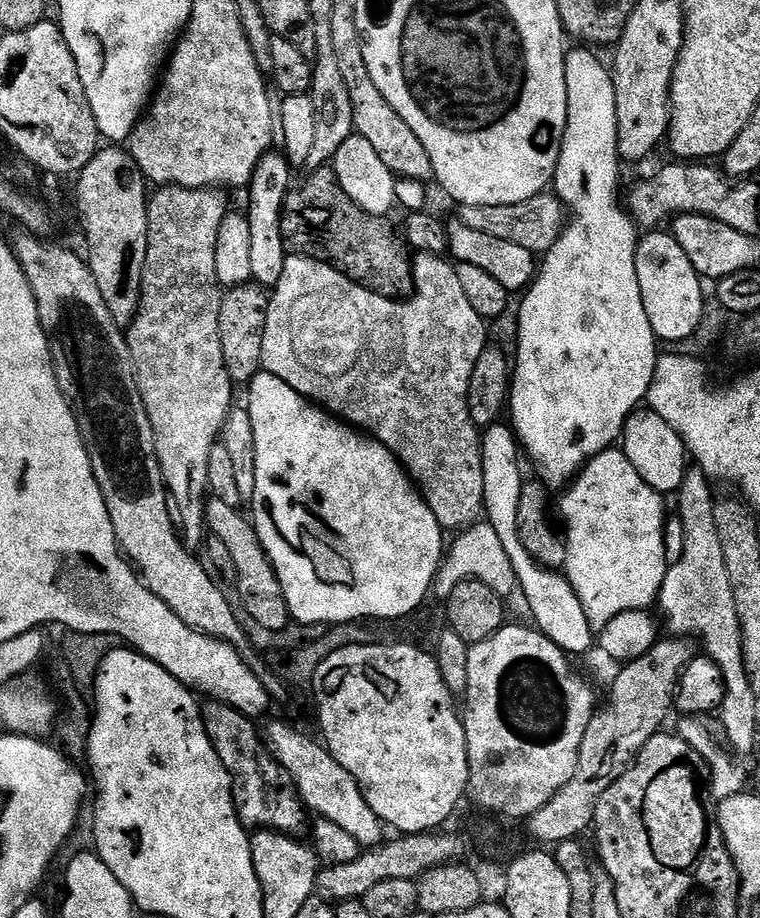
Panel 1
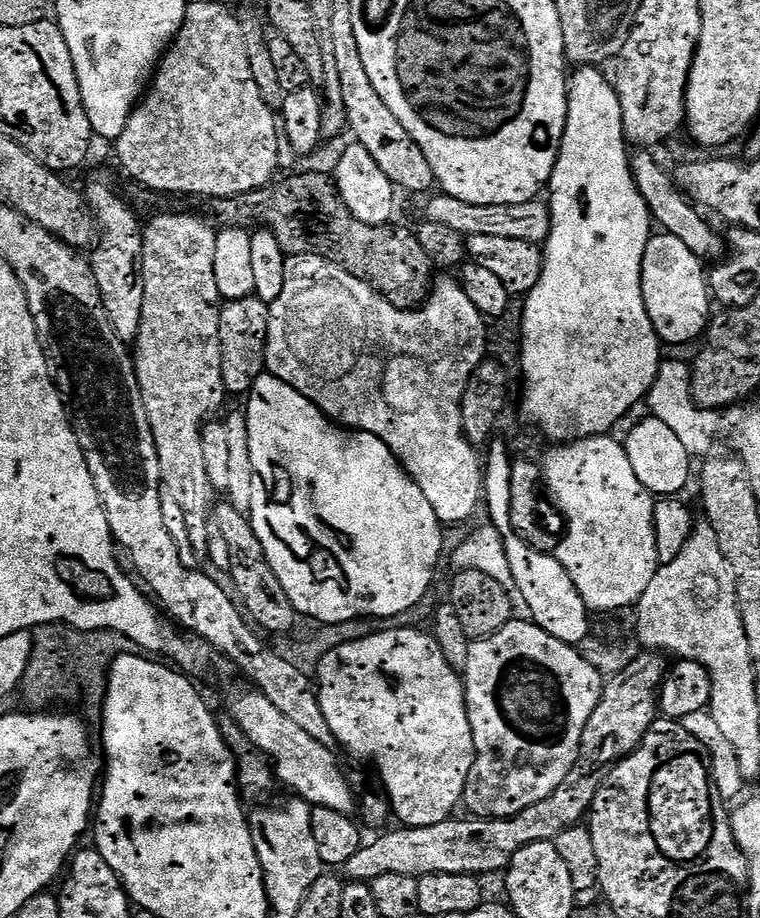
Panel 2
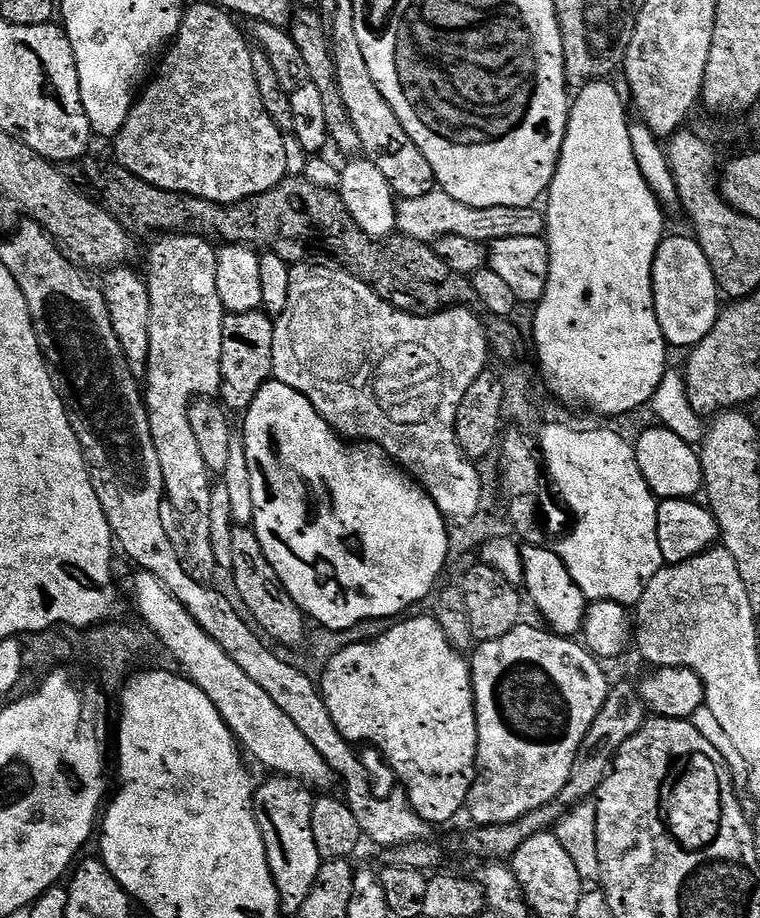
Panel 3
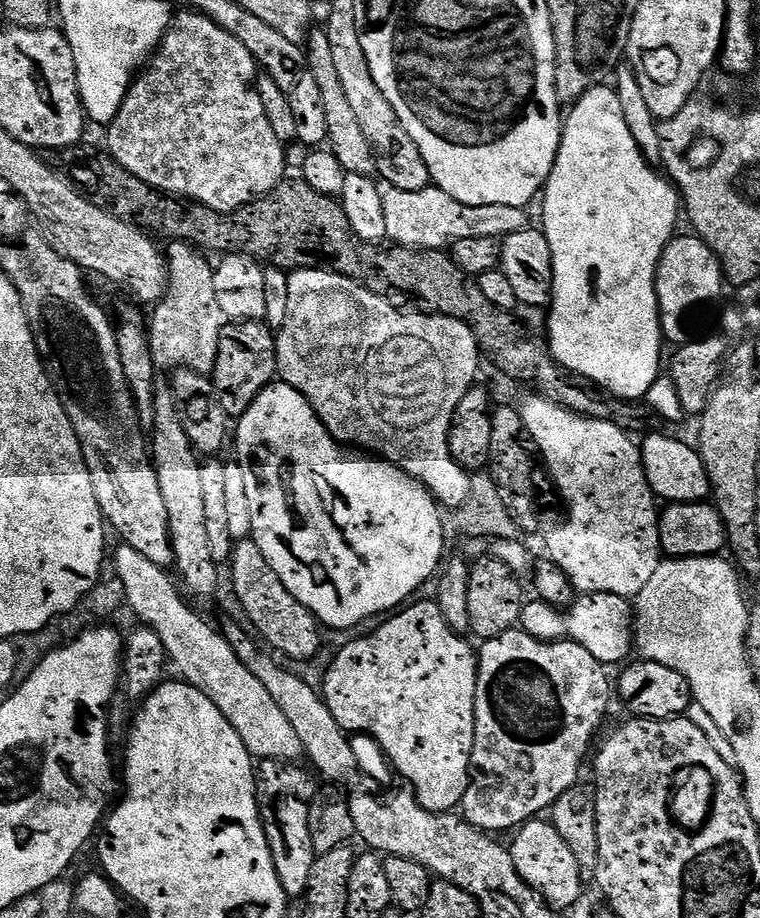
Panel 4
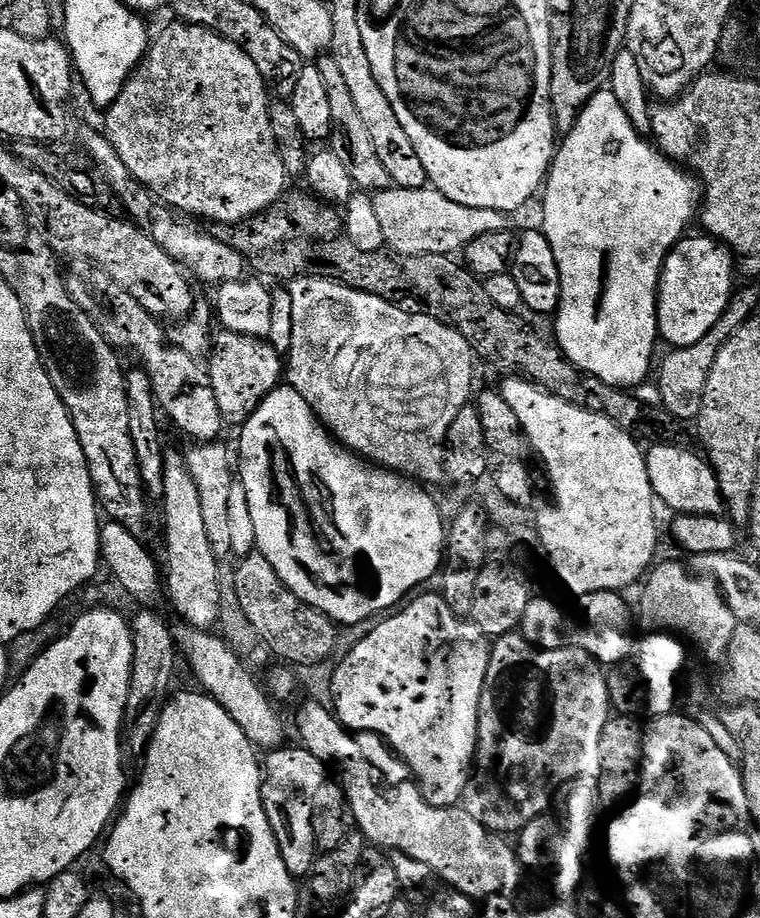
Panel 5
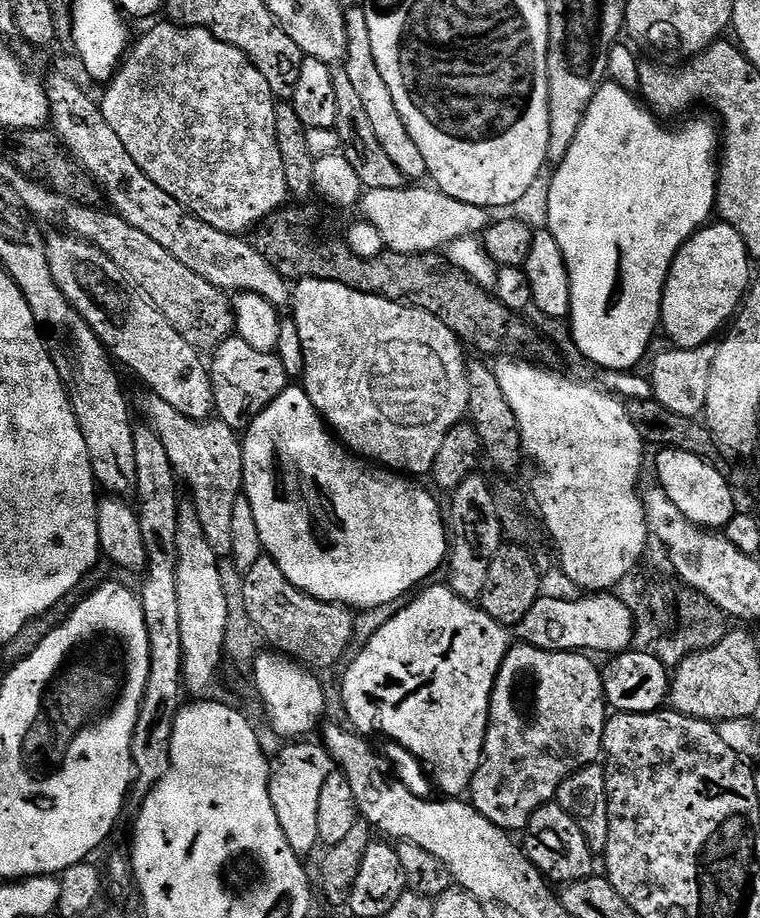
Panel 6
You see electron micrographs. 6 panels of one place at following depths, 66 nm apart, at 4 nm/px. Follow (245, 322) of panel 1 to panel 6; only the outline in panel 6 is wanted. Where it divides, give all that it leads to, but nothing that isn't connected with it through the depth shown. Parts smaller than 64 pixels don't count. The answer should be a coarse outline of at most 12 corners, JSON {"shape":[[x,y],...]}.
{"shape":[[235,334],[214,350],[214,412],[248,425],[289,387],[276,352]]}

